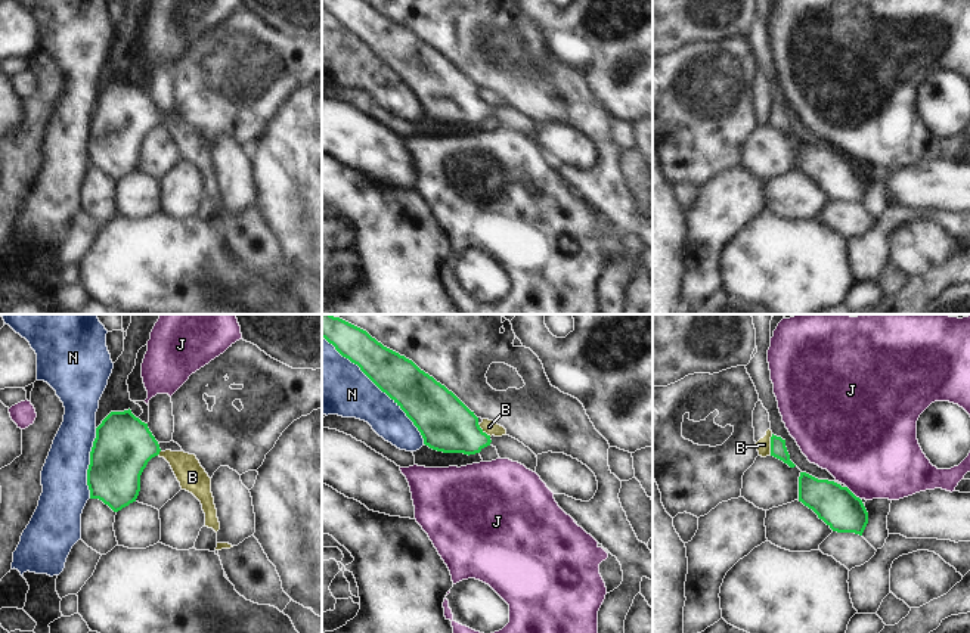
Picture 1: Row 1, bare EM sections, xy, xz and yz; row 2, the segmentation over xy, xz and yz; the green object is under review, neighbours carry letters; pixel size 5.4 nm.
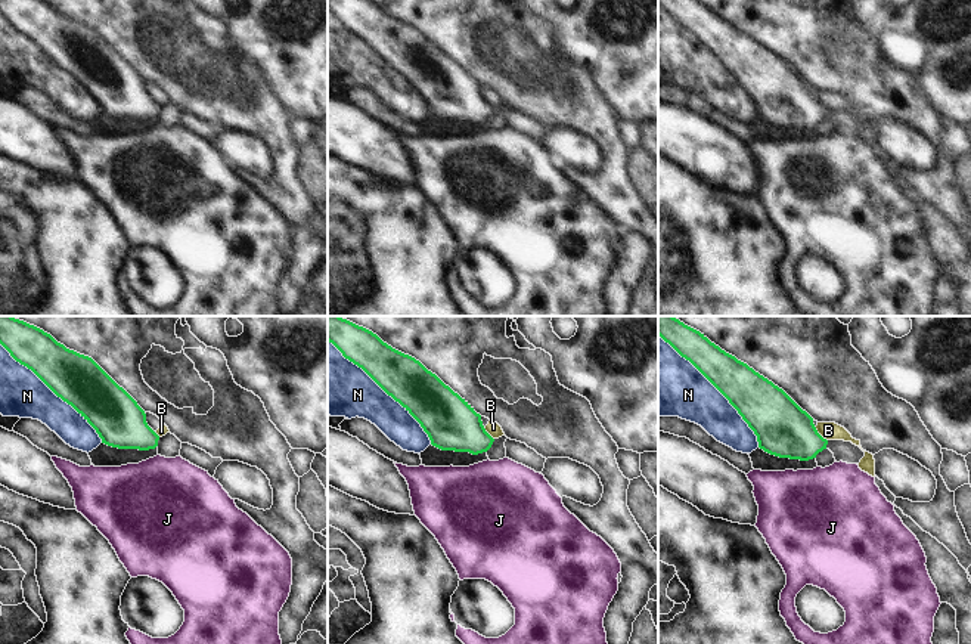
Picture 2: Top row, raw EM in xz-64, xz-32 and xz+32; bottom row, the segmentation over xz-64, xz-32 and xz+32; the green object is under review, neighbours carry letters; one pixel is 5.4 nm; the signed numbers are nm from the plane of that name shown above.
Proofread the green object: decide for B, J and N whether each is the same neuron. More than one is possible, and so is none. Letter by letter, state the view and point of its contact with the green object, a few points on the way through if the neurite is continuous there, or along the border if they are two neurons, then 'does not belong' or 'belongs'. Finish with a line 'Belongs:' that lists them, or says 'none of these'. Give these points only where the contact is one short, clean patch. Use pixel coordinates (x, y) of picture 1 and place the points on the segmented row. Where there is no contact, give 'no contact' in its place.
B: yz (771, 444) | along yz (772, 434), (769, 455) | does not belong
J: yz (852, 493) | does not belong
N: xz (378, 387) | does not belong
Belongs: none of these

